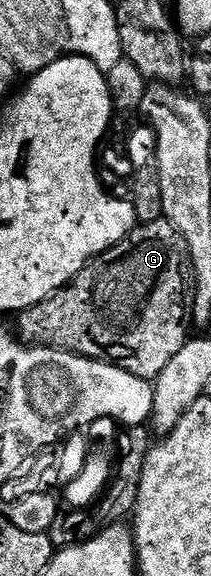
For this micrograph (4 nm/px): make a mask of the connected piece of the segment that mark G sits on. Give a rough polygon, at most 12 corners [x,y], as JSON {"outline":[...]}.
{"outline":[[163,217],[21,312],[23,344],[153,381],[191,338]]}

